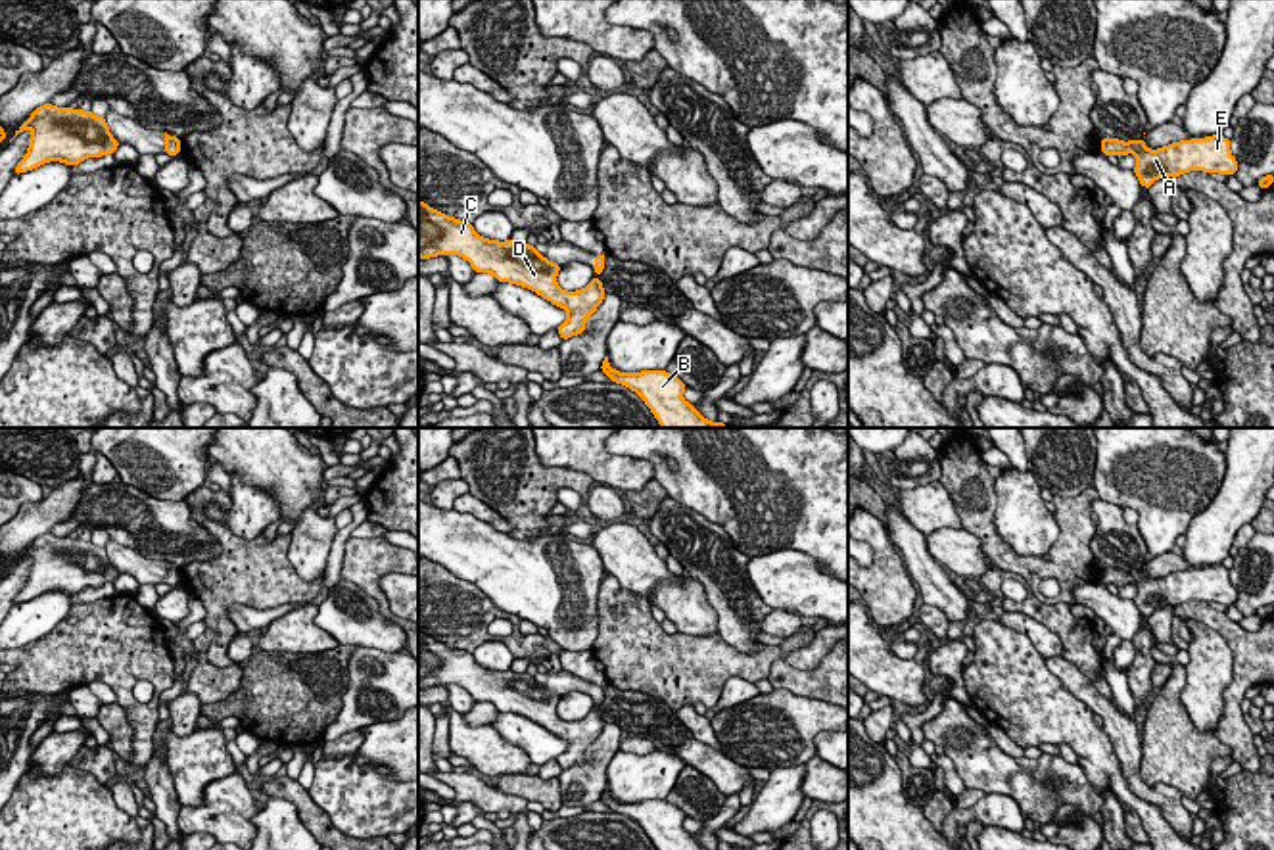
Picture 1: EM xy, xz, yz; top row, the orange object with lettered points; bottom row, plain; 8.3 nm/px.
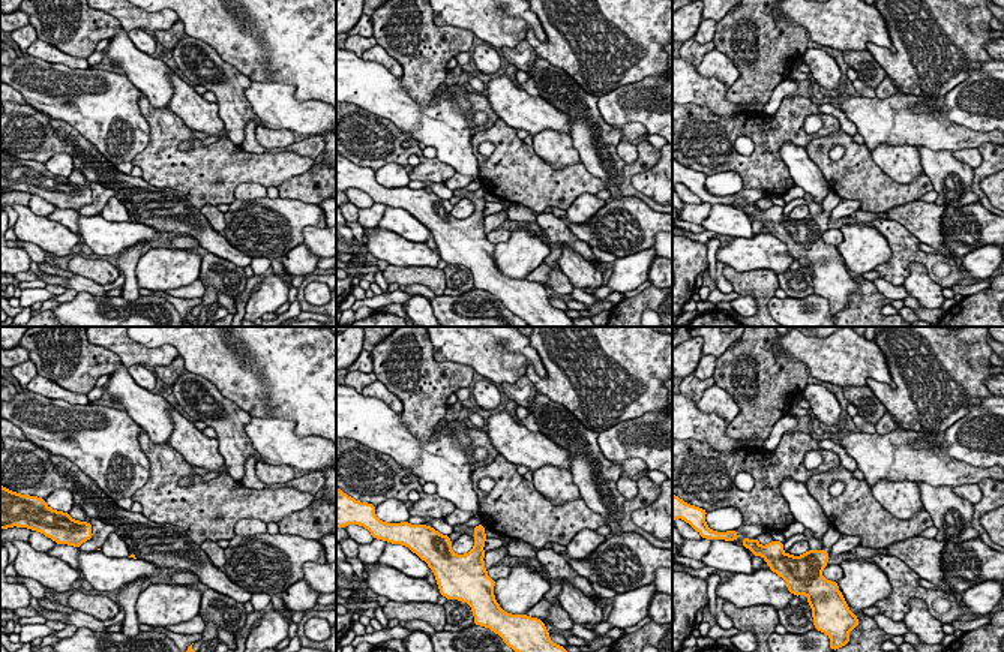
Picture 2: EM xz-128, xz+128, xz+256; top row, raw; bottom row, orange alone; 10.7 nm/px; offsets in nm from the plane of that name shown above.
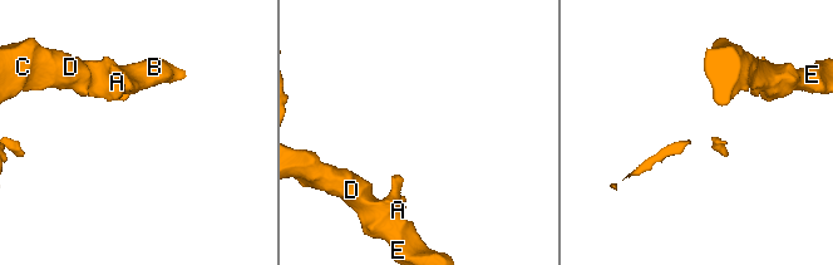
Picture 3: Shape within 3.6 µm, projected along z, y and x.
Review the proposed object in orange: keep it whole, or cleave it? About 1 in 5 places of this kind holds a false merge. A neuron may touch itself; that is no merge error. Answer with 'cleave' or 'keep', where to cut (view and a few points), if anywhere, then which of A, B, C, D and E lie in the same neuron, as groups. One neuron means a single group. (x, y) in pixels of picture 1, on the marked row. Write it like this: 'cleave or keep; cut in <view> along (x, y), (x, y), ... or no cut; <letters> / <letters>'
keep; no cut; A B C D E

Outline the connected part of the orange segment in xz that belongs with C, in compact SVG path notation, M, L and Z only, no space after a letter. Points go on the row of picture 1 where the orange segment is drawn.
M418 200L418 259L460 255L476 272L489 272L499 282L524 286L568 313L556 328L562 340L585 330L585 320L604 299L599 274L606 255L595 255L595 278L578 292L560 290L560 265L545 259L533 246L512 240L497 242L476 234L472 223L453 219Z

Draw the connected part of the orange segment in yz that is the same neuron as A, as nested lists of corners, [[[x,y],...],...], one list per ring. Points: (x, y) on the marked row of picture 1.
[[[1222,134],[1172,142],[1159,150],[1149,150],[1142,140],[1122,142],[1105,136],[1101,140],[1101,153],[1115,153],[1117,157],[1134,153],[1138,157],[1132,169],[1144,188],[1149,188],[1161,177],[1180,177],[1188,171],[1205,171],[1220,175],[1236,175],[1238,161],[1230,152],[1230,140]]]

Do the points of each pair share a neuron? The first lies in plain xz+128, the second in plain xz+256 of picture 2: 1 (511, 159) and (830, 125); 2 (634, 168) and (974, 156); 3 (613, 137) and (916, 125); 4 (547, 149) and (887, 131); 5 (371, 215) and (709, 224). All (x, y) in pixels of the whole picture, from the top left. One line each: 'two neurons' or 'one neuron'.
1: two neurons
2: two neurons
3: two neurons
4: two neurons
5: two neurons

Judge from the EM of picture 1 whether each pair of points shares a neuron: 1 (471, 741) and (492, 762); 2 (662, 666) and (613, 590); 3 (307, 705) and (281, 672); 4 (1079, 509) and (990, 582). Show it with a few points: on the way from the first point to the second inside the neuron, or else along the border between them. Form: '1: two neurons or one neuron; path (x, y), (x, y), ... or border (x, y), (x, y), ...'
1: one neuron; path (476, 747), (486, 756)
2: one neuron; path (643, 647), (628, 632), (618, 609)
3: one neuron; path (300, 697), (283, 680)
4: two neurons; border (994, 566), (1017, 572), (1038, 599)

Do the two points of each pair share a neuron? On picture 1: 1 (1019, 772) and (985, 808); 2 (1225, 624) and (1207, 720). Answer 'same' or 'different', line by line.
1: different
2: different

